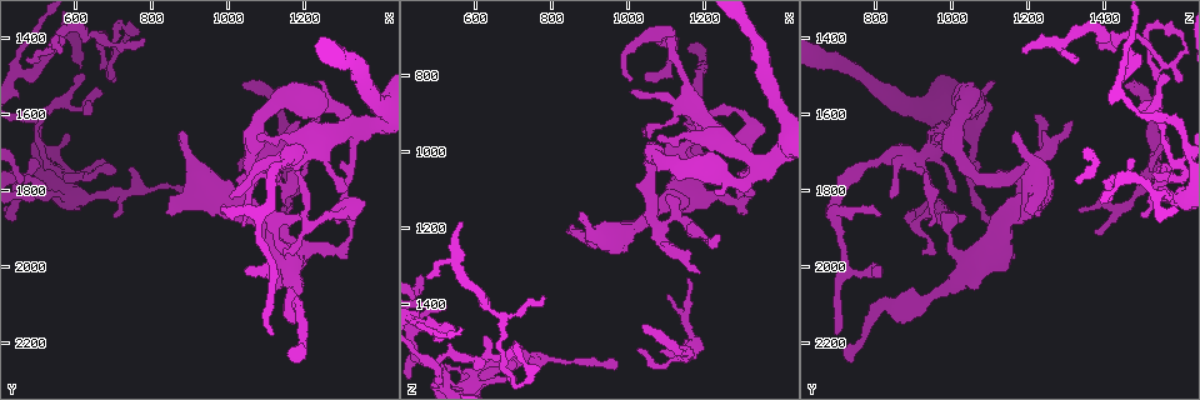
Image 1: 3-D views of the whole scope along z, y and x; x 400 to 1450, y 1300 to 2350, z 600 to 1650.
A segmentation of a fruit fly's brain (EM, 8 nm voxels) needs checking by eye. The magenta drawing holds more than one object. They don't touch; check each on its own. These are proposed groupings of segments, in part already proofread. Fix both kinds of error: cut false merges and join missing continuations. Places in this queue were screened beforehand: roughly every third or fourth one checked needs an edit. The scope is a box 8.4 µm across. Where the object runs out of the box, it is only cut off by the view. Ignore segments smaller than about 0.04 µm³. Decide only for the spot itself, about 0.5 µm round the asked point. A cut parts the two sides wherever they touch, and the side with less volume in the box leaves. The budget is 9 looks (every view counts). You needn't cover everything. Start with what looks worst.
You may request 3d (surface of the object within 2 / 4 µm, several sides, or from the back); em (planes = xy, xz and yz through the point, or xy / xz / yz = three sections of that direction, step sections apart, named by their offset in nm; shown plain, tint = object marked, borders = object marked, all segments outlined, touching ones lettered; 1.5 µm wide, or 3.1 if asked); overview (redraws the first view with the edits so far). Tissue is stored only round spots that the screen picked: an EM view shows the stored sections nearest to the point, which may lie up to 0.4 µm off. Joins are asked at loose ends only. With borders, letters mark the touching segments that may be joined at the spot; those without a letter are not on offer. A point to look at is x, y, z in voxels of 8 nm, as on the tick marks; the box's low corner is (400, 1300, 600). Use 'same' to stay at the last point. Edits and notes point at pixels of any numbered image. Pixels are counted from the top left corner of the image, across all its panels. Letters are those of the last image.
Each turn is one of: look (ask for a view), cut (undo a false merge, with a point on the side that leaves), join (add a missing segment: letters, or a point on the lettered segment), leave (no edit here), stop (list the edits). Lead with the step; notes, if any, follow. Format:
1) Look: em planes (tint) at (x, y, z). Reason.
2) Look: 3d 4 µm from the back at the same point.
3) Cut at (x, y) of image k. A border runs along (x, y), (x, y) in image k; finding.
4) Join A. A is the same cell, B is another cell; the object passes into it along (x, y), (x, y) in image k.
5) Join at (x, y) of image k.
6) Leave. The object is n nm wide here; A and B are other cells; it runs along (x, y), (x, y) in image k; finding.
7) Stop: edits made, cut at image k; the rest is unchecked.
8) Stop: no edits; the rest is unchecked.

Look: em planes (borders) at (480, 1450, 1330). Free end.

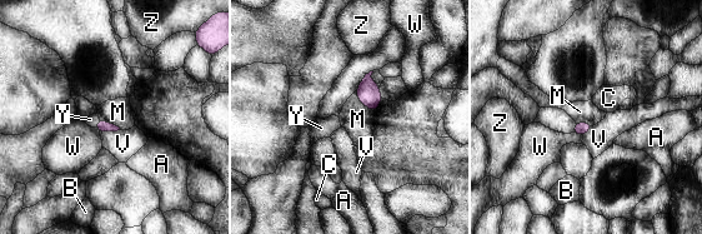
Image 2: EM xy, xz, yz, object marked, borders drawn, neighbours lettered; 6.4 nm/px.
Join Y. Y is the same cell, A, B, C, M, V, W and Z are other cells; the object passes into it along (101, 125), (96, 123), (91, 120) in image 2; the neuron continues.

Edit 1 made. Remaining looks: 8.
Look: 3d 2 µm at (1110, 1680, 970). Closes a loop.

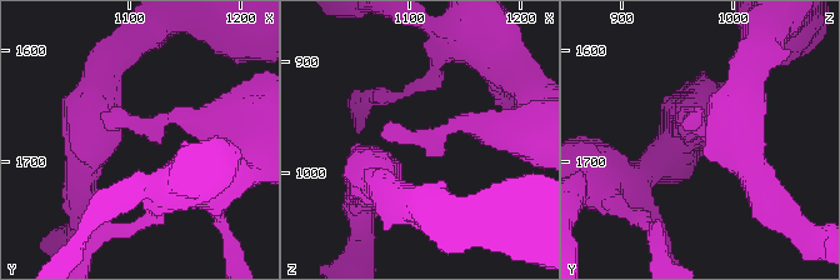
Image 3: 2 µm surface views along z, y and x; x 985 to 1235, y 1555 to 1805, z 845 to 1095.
Look: em yz step 4 (tint) at (1104, 1674, 966). Now the EM.

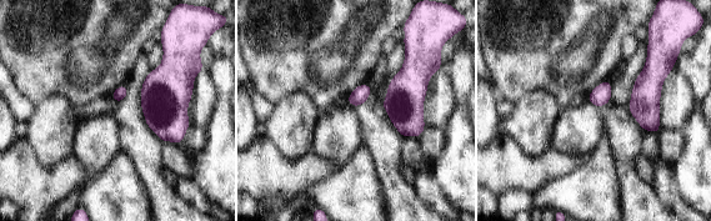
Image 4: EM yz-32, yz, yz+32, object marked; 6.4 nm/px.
Look: em planes (borders) at the same point.

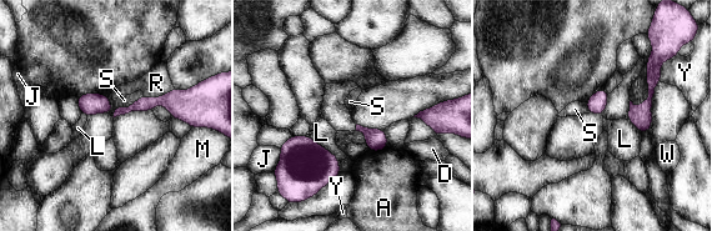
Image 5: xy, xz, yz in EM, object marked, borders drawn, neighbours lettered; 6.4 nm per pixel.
Leave. The longest contact is with L, 260 nm; A, D, J, L, M, R, S, W and Y are other cells; it runs along (119, 111), (173, 101), (187, 114) in image 5; continuous, no second neuron.

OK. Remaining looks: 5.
Look: em planes (tint) at (1165, 1985, 1040). Thin arm on a thick one.

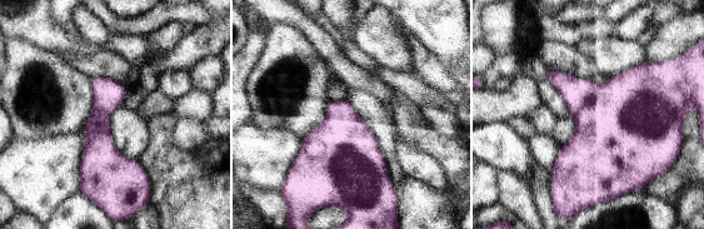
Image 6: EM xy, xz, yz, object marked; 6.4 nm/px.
Look: em planes (borders) at the same point.

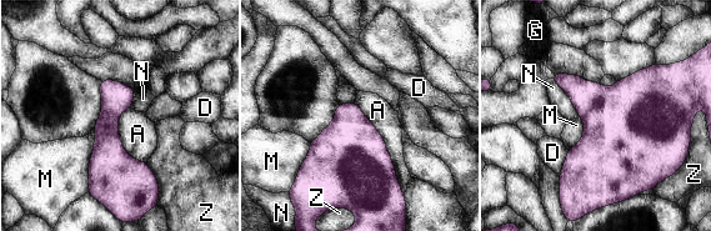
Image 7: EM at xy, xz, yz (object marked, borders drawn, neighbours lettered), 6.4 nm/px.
Cut at (627, 127) of image 7. A, D, G, M, N and Z are other cells; a border runs along (607, 89), (602, 99), (582, 119) in image 7; two neurons meet here.

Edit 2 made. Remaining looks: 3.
Look: 3d 4 µm at (1050, 2000, 810). An open end.

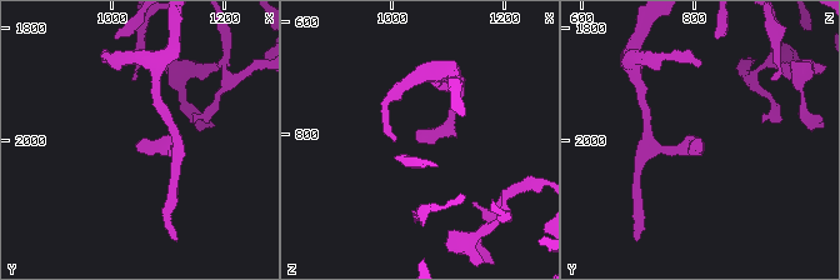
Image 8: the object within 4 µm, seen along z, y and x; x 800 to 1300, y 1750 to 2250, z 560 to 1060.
Look: em 3.1 µm planes (tint) at (1040, 2000, 810). Now the EM.

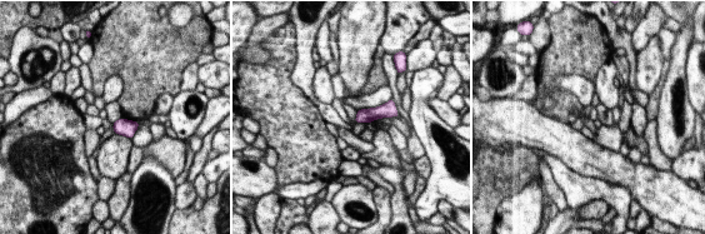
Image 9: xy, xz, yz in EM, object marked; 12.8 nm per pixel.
Look: em 3.1 µm planes (borders) at the same point. See the neighbours.

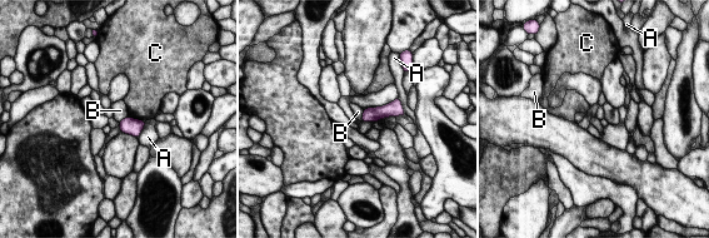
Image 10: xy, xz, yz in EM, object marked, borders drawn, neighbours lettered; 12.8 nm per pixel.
Leave. A, B and C are other cells; a border runs along (363, 109), (360, 120) in image 10; no lettered segment goes on from it.

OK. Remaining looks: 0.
Stop: edits made, join at image 2, cut at image 7; the rest is unchecked.

